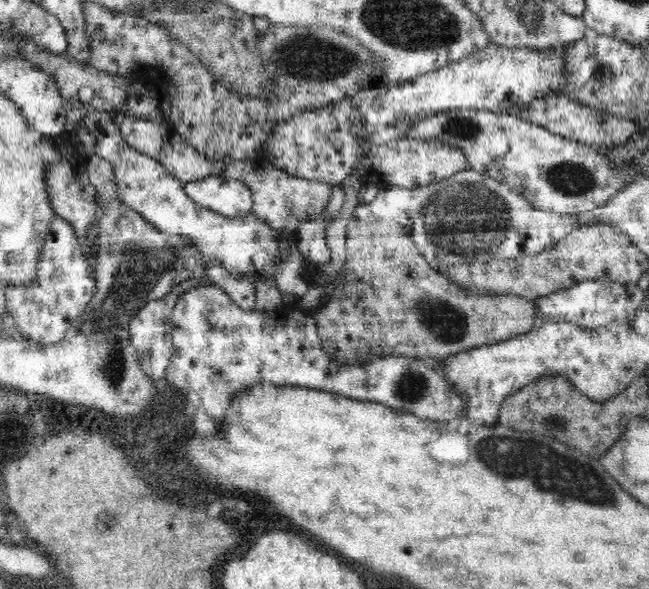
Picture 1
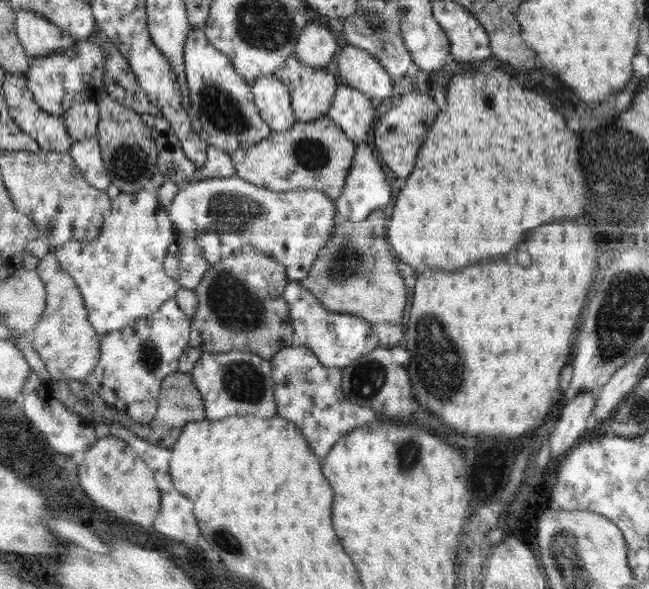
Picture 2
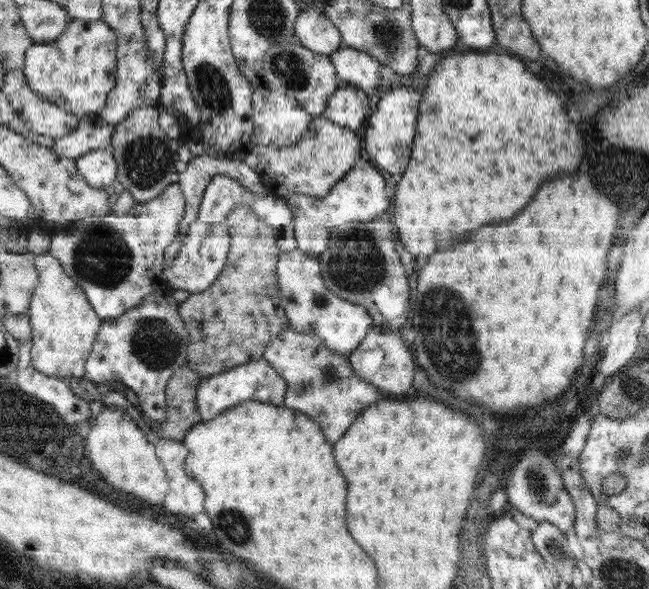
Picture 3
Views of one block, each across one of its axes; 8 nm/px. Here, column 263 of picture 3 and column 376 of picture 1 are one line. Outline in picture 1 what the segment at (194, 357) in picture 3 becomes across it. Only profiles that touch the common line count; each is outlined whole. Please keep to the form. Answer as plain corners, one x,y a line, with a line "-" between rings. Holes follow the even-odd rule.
362,210
347,224
345,246
344,298
328,300
312,315
324,352
333,362
362,365
368,354
442,360
462,350
516,338
544,323
536,317
534,299
512,294
475,294
452,283
445,273
432,269
400,223
374,221

